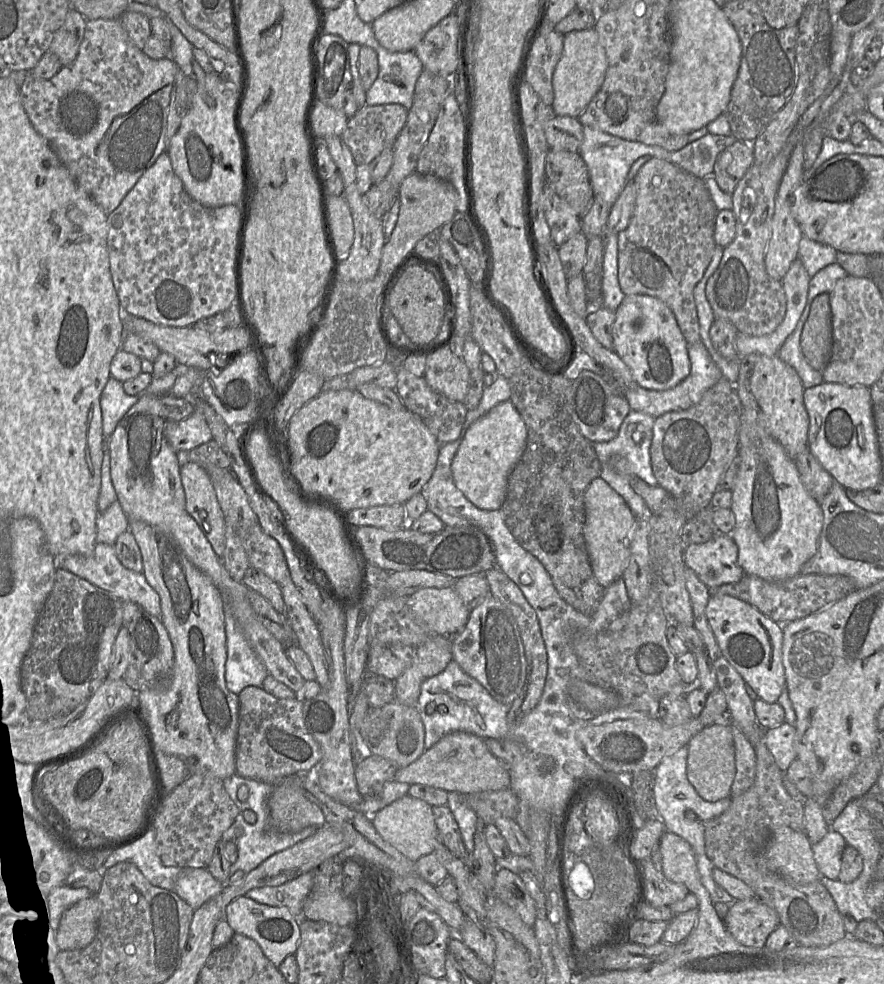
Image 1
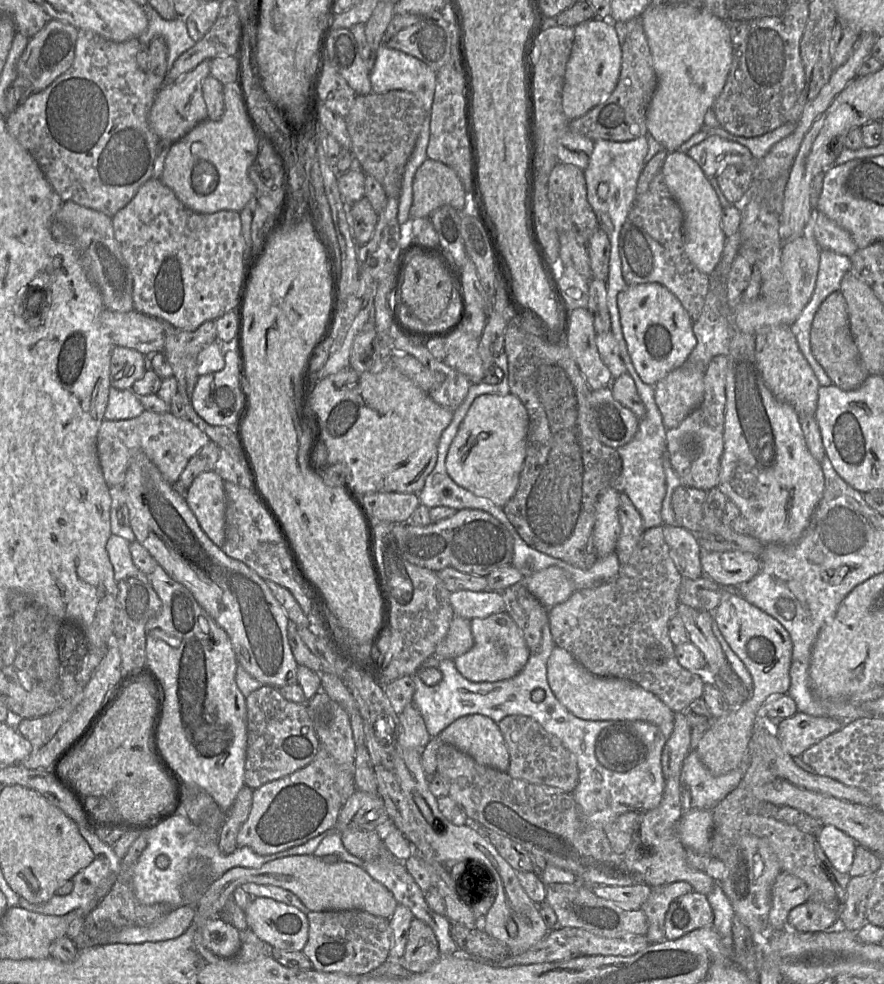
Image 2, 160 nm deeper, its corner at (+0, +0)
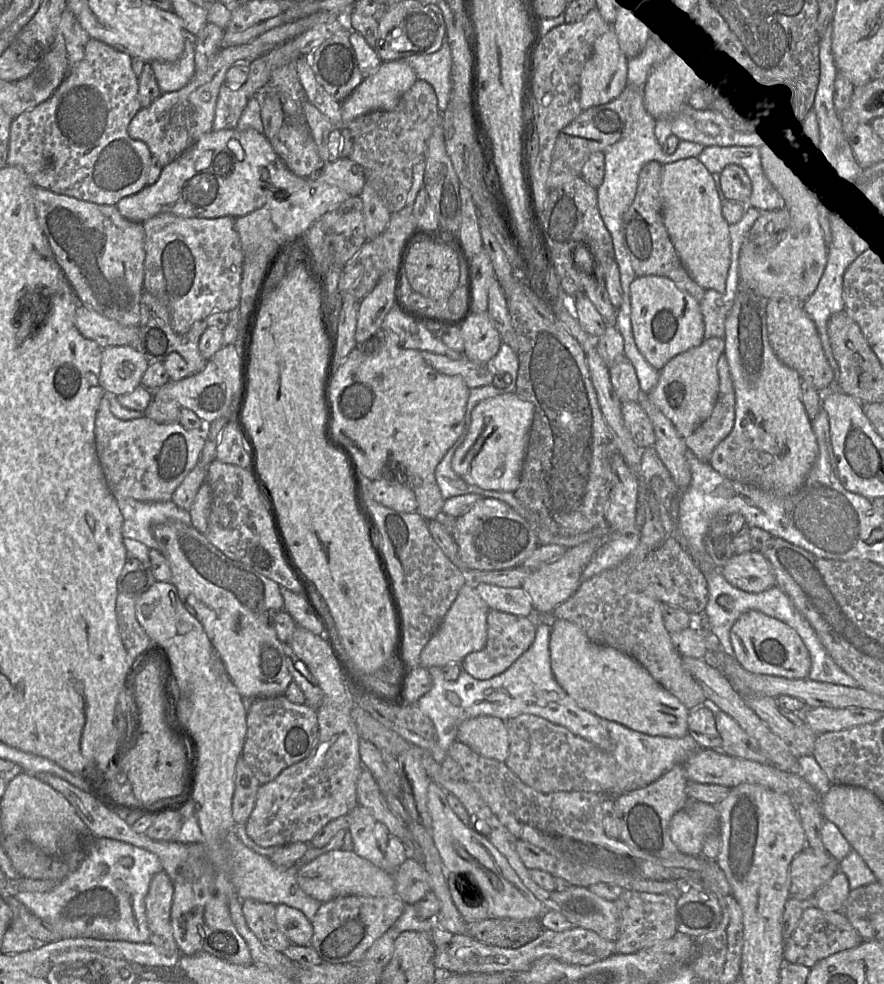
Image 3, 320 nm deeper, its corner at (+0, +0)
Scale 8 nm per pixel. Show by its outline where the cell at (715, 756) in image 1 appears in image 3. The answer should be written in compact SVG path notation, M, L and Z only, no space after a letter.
M750 610L743 613L730 631L736 659L749 672L787 679L806 679L811 669L811 658L799 634L787 624Z

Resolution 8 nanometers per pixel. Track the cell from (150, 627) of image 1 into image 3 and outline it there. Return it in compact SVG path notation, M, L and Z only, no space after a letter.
M135 558L127 559L117 579L116 616L118 632L130 659L150 644L150 638L136 618L136 602L156 582L151 565L147 567Z

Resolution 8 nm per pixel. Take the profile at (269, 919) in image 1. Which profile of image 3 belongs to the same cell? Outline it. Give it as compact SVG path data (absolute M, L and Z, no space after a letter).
M284 904L275 905L275 920L279 930L294 945L310 945L312 922L298 909Z

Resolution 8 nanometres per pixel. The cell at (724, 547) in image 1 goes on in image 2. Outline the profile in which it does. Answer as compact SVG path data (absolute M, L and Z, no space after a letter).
M701 550L700 563L705 576L728 586L738 586L752 580L761 568L759 558L737 550L724 552Z

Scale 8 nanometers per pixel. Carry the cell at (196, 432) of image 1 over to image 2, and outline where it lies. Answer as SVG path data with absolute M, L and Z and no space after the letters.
M144 410L132 419L102 421L97 434L98 461L108 487L122 486L131 456L134 451L141 450L158 468L164 480L175 486L188 461L209 441L209 437L188 419L177 418L170 412Z

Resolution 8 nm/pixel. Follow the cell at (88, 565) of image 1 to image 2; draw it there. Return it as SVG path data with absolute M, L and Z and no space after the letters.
M112 534L107 542L106 549L114 570L117 583L129 578L137 578L149 582L148 577L133 563L130 542L119 535Z

